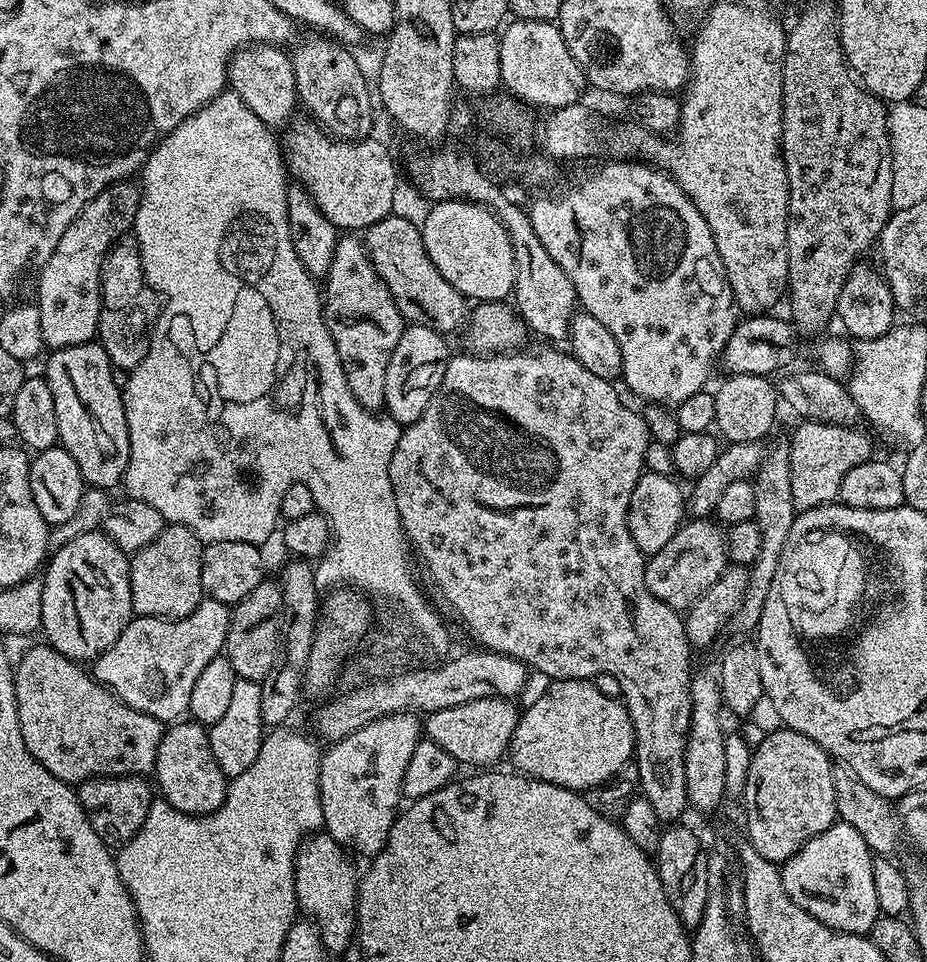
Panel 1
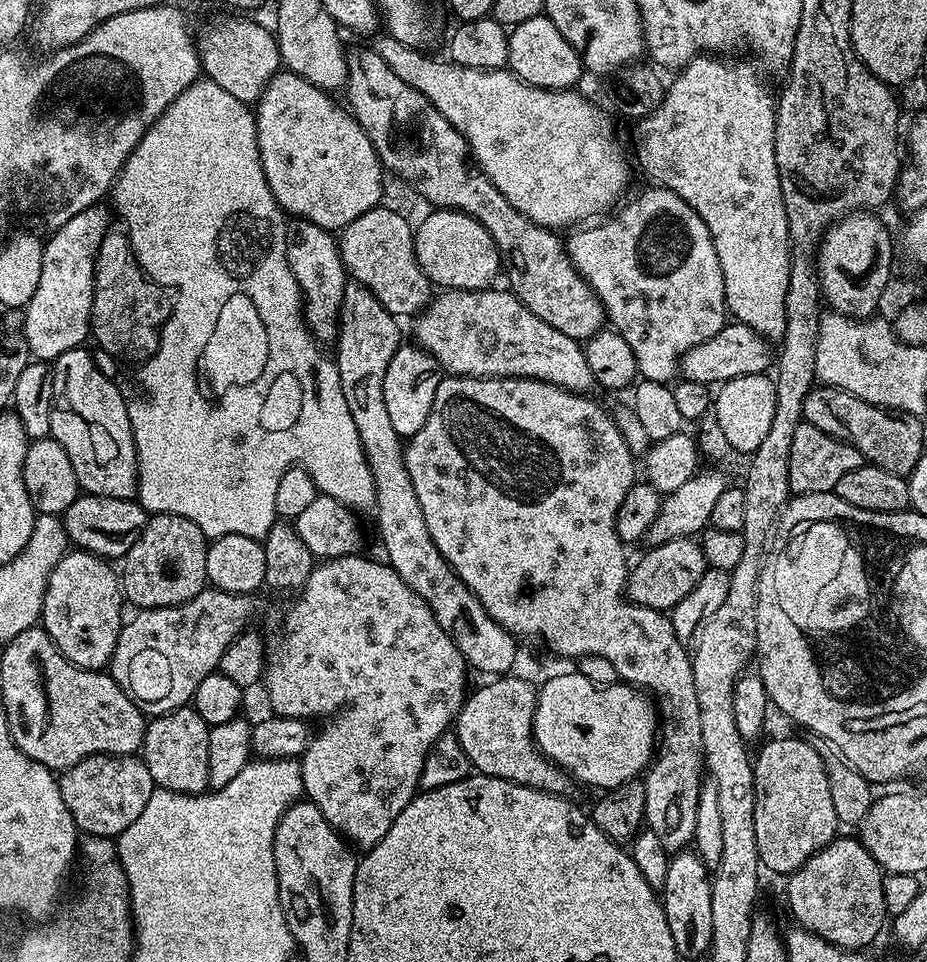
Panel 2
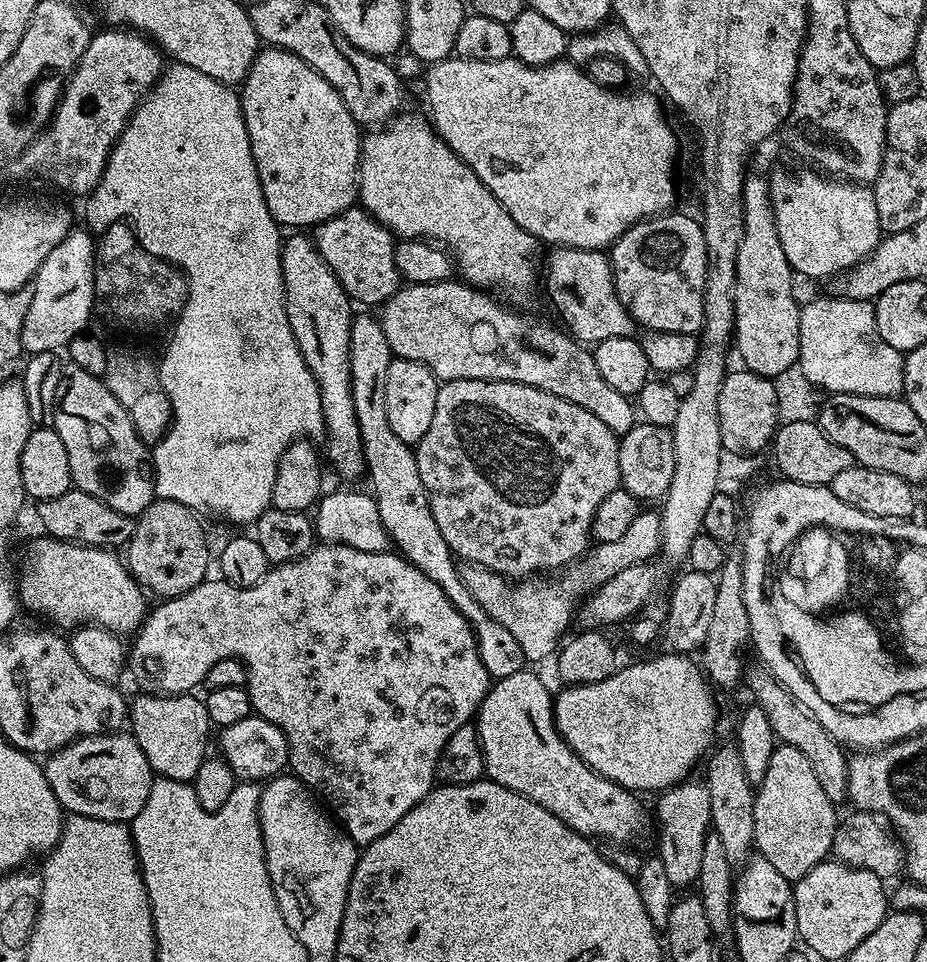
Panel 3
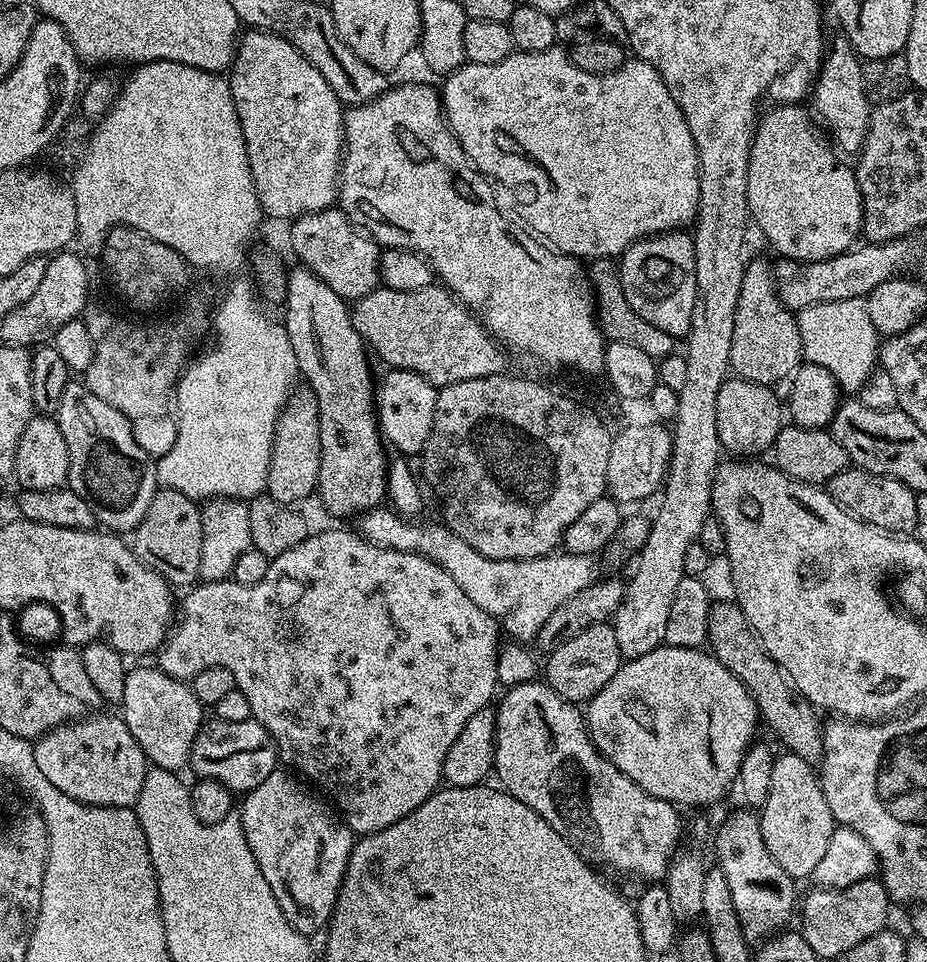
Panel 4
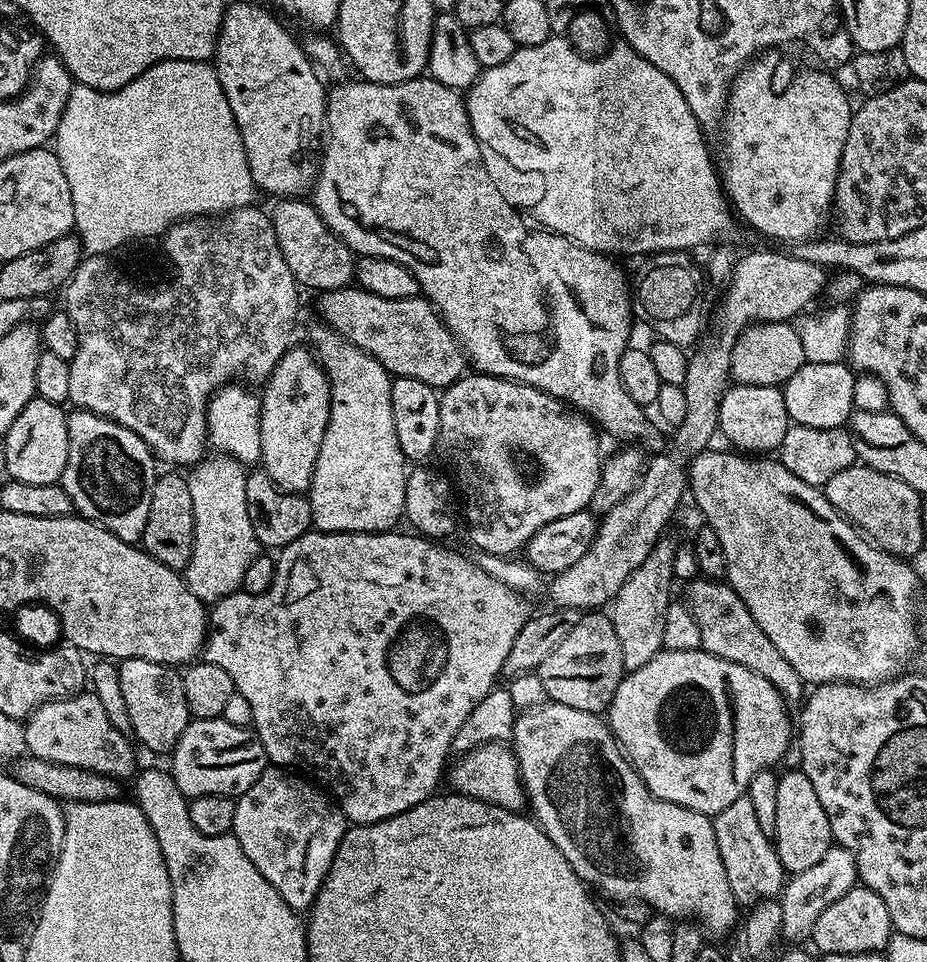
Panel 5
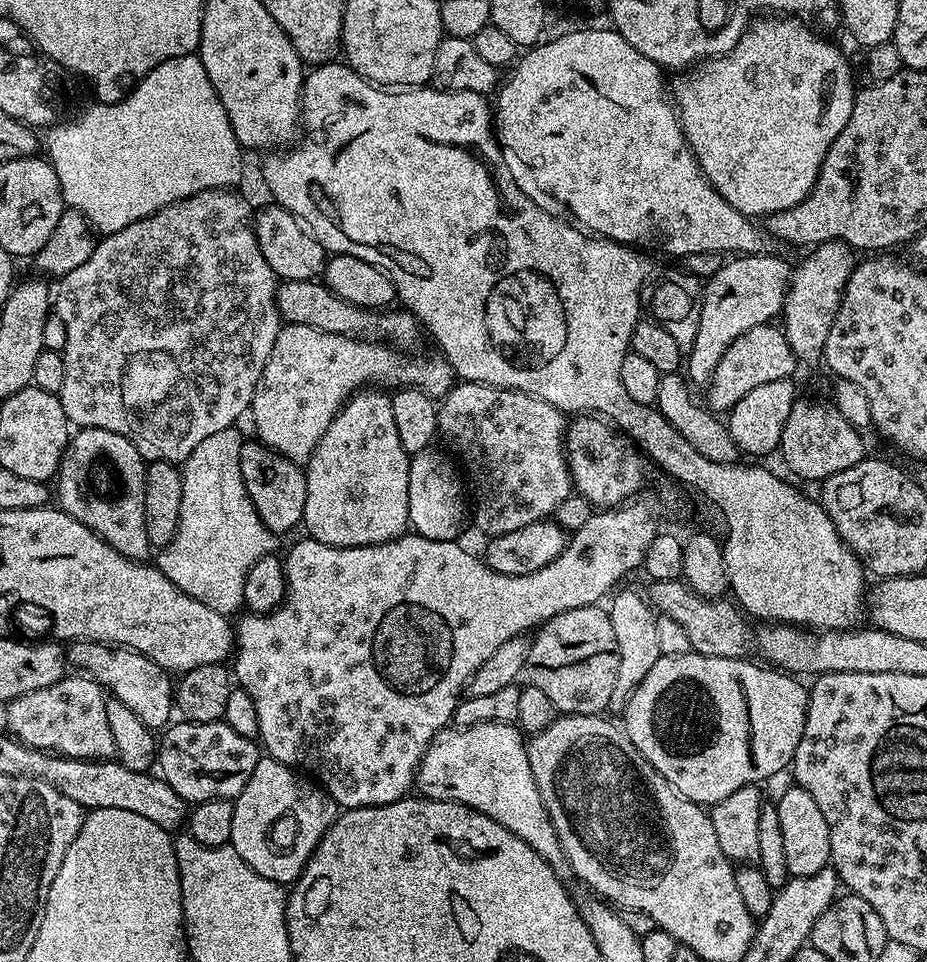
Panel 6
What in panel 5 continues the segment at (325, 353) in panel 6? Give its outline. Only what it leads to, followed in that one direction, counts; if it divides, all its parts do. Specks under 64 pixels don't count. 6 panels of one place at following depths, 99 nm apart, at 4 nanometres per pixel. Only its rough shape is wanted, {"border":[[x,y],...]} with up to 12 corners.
{"border":[[293,346],[260,396],[262,470],[307,493],[332,385]]}

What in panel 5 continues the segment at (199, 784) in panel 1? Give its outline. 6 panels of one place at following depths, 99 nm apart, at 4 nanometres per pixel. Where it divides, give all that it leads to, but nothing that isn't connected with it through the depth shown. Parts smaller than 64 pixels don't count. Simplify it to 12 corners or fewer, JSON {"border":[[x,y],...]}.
{"border":[[121,660],[131,735],[171,753],[190,719],[175,667]]}

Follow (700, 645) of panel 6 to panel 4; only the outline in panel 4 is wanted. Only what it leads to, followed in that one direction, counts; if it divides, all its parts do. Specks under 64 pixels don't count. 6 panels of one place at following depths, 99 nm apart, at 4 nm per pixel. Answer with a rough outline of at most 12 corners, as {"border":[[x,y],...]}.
{"border":[[731,599],[713,603],[711,655],[756,699],[787,751],[819,765],[818,709]]}

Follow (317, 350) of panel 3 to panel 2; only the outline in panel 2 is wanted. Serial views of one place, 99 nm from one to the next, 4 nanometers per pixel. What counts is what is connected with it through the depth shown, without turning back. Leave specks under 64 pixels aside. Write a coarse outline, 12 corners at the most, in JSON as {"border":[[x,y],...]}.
{"border":[[289,219],[286,258],[317,342],[340,332],[350,280],[337,237]]}

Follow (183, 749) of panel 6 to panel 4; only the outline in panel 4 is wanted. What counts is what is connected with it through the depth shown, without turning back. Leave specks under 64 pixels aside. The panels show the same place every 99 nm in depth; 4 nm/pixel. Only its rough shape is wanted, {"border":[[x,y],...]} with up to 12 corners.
{"border":[[256,720],[200,725],[188,764],[247,794],[278,768]]}

